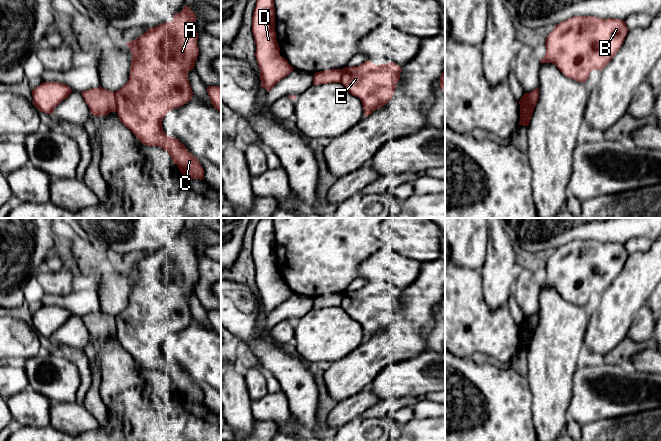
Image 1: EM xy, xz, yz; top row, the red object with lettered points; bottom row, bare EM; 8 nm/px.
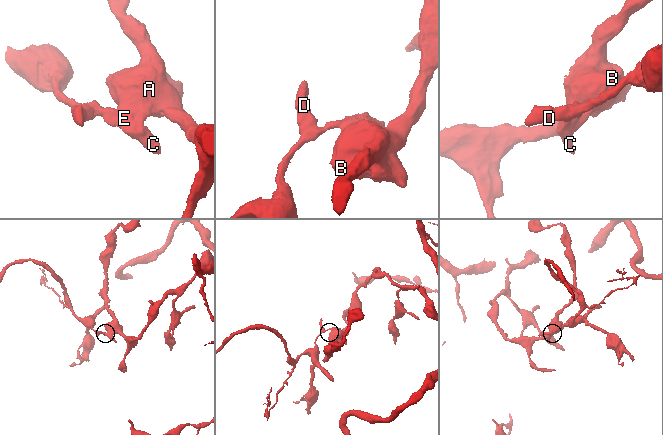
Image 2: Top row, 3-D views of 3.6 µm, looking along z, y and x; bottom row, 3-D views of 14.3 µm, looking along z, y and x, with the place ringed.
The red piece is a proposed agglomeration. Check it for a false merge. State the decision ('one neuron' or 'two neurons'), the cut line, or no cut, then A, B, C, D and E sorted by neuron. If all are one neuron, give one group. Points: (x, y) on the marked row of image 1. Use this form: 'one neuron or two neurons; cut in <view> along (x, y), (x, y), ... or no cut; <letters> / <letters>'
two neurons; cut in yz along (527, 93), (530, 114), (525, 118); A B C E / D

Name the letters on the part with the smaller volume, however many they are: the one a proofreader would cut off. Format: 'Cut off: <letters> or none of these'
Cut off: D

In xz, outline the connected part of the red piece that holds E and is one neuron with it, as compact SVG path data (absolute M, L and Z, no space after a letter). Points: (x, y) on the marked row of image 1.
M367 60L359 66L343 68L340 83L361 100L367 117L393 98L401 70L395 62L375 65Z

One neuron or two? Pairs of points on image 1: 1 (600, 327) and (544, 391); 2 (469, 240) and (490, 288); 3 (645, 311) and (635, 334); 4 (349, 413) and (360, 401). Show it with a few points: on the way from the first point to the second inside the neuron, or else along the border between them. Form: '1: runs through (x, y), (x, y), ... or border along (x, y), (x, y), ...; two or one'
1: border along (589, 318), (583, 341); two
2: border along (486, 245), (485, 261), (480, 269); two
3: runs through (645, 317), (641, 328); one
4: runs through (351, 410), (357, 404); one

